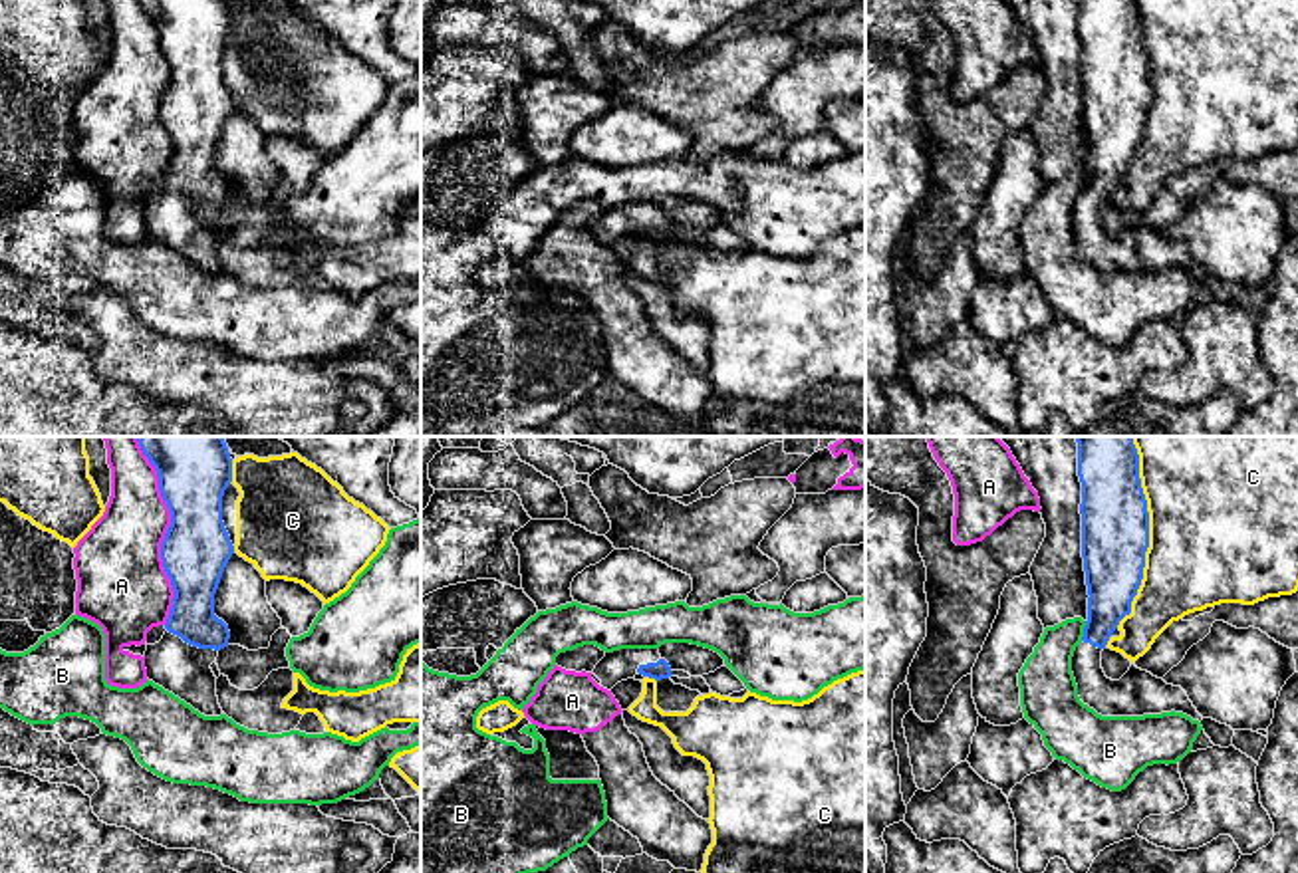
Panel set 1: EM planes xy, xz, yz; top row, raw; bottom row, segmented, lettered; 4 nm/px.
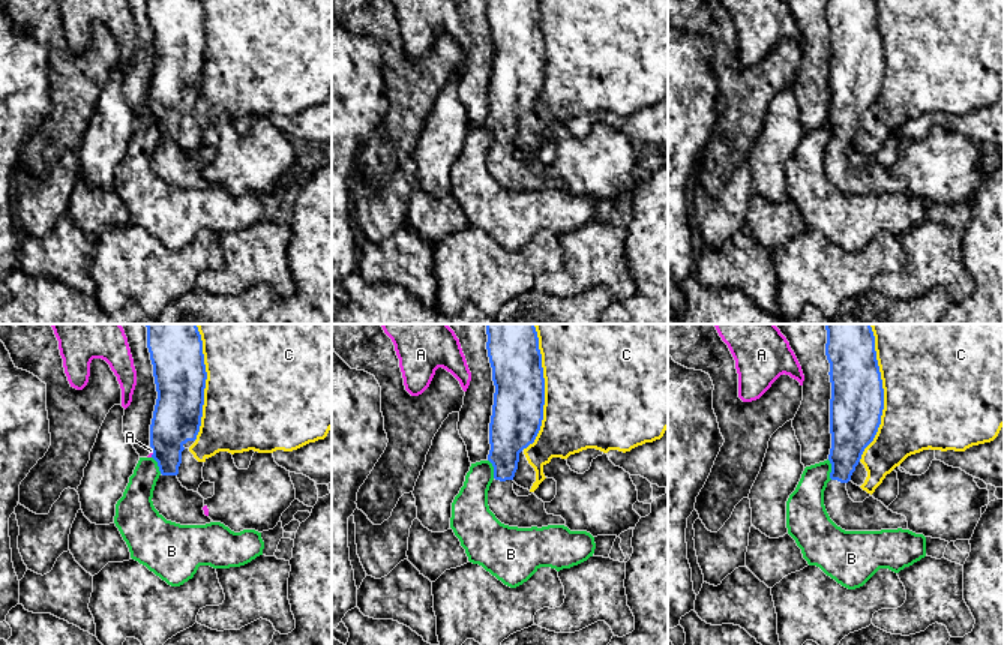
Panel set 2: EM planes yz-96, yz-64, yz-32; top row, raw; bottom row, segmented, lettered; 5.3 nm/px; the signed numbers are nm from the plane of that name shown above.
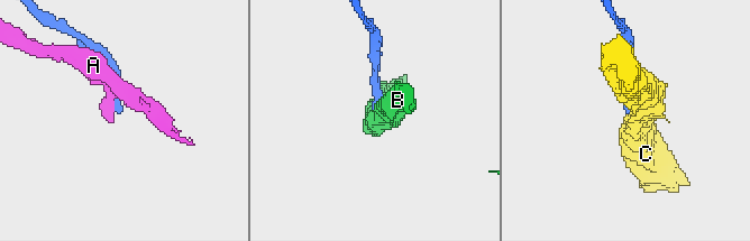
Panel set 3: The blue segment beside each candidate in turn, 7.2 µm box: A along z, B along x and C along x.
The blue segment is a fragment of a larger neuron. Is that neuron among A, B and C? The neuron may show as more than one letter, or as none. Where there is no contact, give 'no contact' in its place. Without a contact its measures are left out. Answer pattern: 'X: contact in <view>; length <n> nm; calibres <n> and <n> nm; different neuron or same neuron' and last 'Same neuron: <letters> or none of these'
A: contact in xy; length 750 nm; calibres 280 and 360 nm; different neuron
B: contact in yz; length 80 nm; calibres 220 and 220 nm; different neuron
C: contact in yz; length 800 nm; calibres 280 and 500 nm; different neuron
Same neuron: none of these

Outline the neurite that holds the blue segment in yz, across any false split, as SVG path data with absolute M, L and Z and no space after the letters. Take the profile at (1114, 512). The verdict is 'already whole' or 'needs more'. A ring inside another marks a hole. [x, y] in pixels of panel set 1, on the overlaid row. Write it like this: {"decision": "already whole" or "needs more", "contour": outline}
{"decision": "needs more", "contour": "M1076 436L1076 442L1082 482L1082 558L1090 595L1084 637L1072 657L1078 696L1102 716L1143 716L1175 710L1201 722L1203 716L1181 686L1167 685L1135 665L1119 681L1107 679L1102 669L1102 651L1119 621L1131 613L1131 601L1143 579L1149 512L1139 478L1139 454L1131 436Z"}

